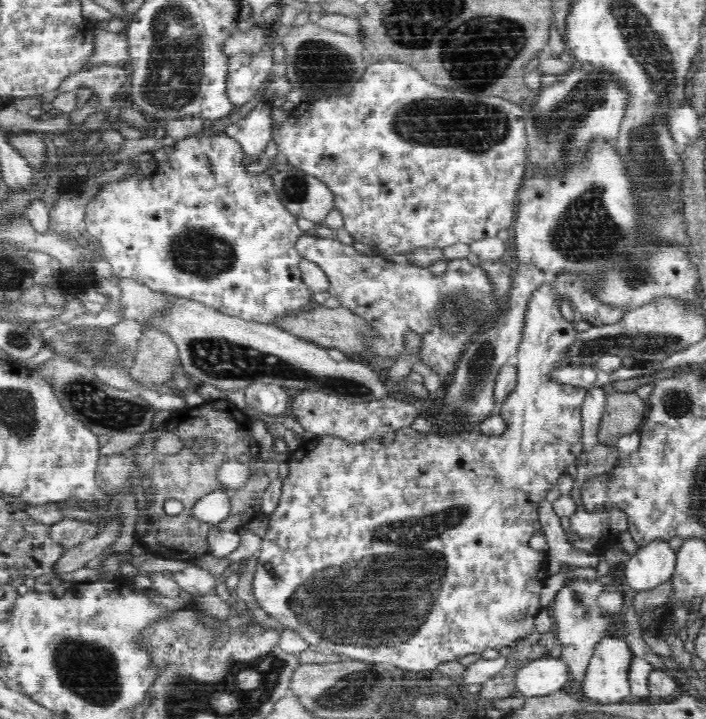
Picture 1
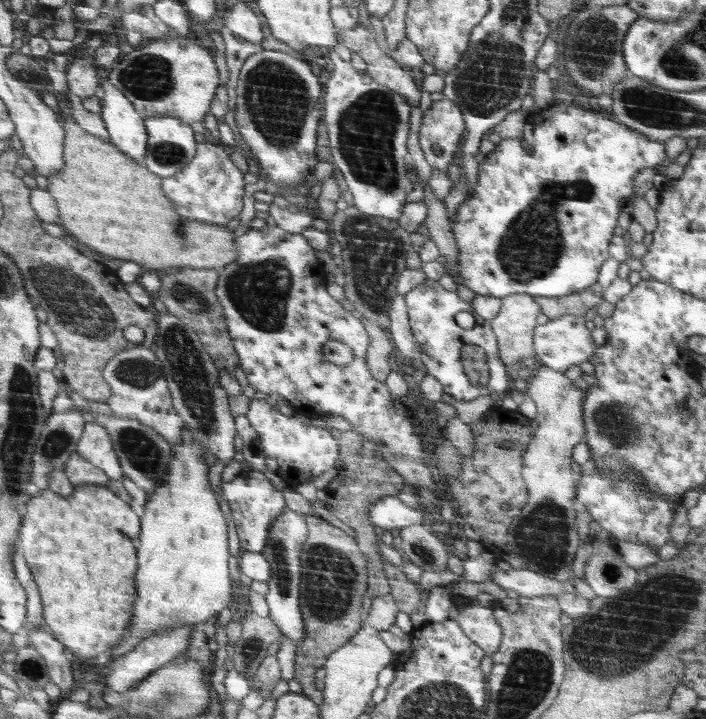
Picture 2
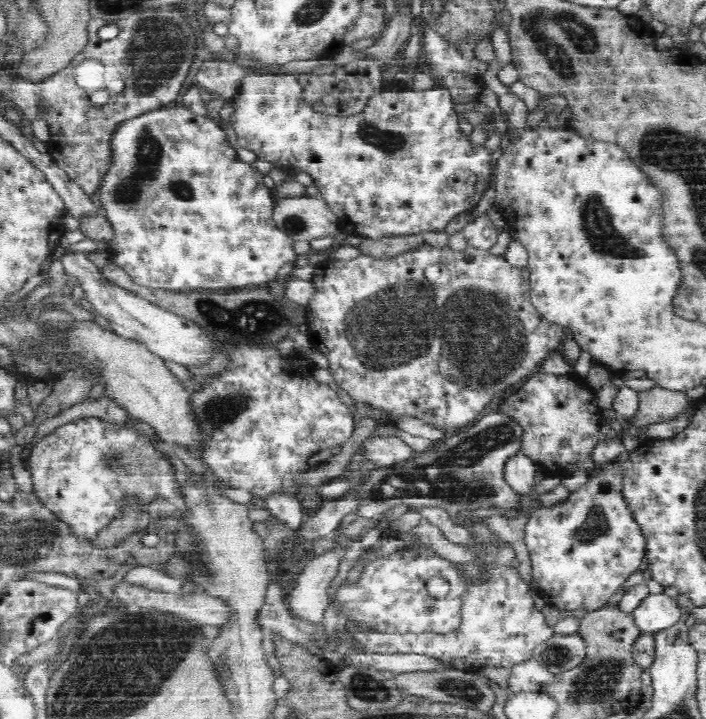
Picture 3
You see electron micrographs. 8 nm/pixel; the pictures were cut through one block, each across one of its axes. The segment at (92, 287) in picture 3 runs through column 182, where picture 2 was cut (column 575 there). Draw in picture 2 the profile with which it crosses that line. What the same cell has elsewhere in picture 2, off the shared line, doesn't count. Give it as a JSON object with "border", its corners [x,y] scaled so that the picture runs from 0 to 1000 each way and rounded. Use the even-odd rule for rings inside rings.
{"border":[[[799,438],[779,445],[768,453],[759,453],[758,458],[758,485],[759,506],[766,506],[800,517],[807,509],[820,508],[830,503],[833,498],[843,494],[843,487],[848,483],[841,477],[837,460],[829,453],[826,441]]]}

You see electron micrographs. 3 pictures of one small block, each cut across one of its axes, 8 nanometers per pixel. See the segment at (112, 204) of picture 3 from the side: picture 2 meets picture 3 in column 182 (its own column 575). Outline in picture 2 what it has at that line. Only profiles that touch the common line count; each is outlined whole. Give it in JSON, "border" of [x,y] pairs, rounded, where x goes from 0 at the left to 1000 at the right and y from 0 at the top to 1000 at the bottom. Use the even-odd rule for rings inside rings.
{"border":[[[786,140],[786,146],[778,157],[773,157],[773,163],[765,172],[746,171],[741,178],[739,191],[711,193],[695,213],[678,224],[677,250],[670,271],[649,288],[639,309],[639,321],[649,344],[649,371],[654,380],[649,387],[649,396],[669,402],[674,410],[703,413],[708,417],[737,408],[756,414],[802,413],[805,409],[819,408],[840,398],[853,364],[861,359],[861,342],[865,342],[864,331],[875,312],[873,303],[878,298],[878,289],[884,287],[884,278],[895,270],[898,245],[911,234],[926,232],[926,228],[938,225],[941,220],[943,220],[941,197],[924,195],[895,177],[875,172],[875,168],[861,167],[861,163],[853,161],[853,156],[836,159],[833,153],[824,152],[823,146],[805,146],[796,140]]]}

